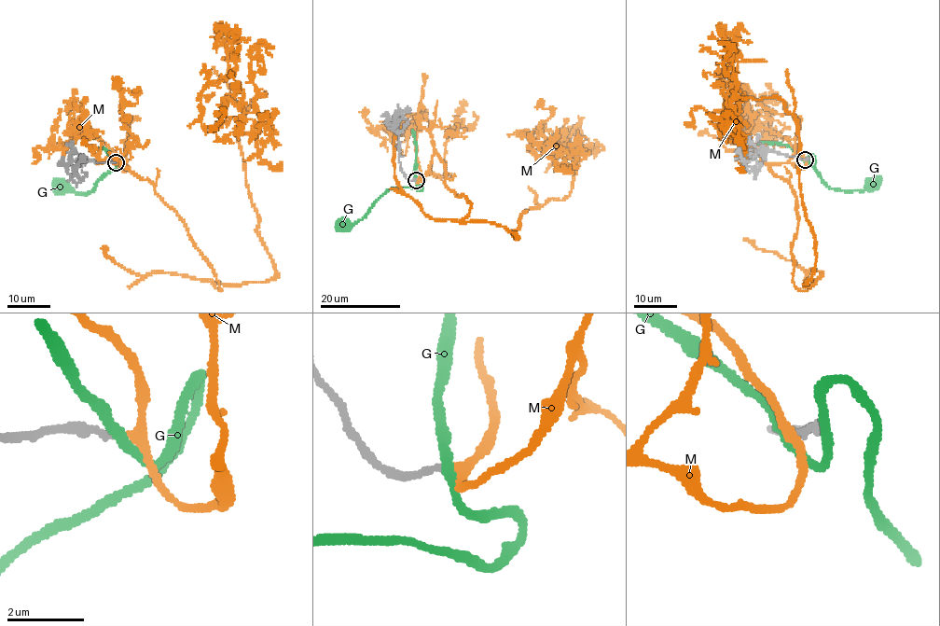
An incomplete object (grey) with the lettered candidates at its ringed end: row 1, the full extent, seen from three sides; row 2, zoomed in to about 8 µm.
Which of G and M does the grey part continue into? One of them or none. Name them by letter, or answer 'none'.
M

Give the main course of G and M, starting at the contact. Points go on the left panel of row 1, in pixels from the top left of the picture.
G: (115, 162), (119, 165), (123, 156), (121, 163), (106, 173), (91, 192), (60, 192), (60, 189)
M: (117, 162), (152, 183), (216, 288), (272, 276), (238, 143), (264, 92), (225, 138), (200, 120), (225, 40)

